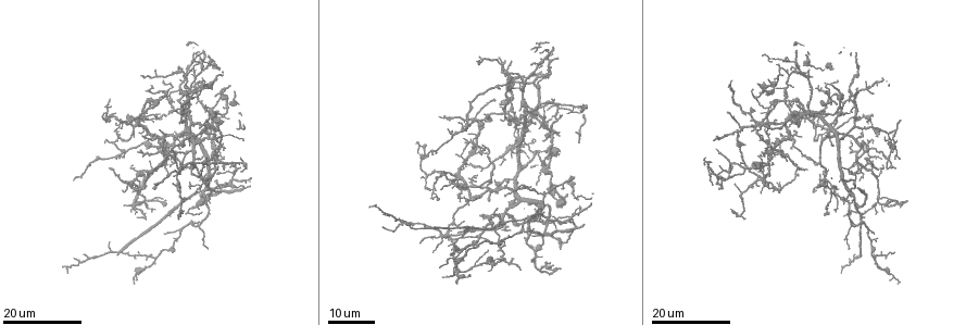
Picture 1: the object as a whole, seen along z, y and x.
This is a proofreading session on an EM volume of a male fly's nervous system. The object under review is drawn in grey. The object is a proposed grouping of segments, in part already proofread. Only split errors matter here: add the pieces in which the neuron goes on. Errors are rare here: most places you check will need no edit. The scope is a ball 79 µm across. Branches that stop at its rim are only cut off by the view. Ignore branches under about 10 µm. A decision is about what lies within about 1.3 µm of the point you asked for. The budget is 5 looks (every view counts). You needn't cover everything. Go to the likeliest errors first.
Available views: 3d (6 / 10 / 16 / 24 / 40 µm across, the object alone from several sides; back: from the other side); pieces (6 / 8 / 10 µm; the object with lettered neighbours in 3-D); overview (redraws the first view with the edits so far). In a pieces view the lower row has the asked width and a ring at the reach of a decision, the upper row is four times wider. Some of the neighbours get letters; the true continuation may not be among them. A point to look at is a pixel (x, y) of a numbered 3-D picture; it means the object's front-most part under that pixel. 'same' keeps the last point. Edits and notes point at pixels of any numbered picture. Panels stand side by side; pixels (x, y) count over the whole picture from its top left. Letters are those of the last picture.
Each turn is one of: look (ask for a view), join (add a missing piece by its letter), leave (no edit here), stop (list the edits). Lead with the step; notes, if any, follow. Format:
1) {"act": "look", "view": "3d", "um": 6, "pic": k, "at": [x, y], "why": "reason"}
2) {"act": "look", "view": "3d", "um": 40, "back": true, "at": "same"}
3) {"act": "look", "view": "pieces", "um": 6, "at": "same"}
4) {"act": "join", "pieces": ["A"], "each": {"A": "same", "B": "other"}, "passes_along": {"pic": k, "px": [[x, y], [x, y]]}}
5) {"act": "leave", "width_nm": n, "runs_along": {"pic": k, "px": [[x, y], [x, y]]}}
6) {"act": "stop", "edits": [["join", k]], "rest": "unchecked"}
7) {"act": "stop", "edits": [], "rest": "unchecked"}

{"act": "look", "view": "3d", "um": 16, "pic": 1, "at": [872, 115], "why": "end of a long branch"}

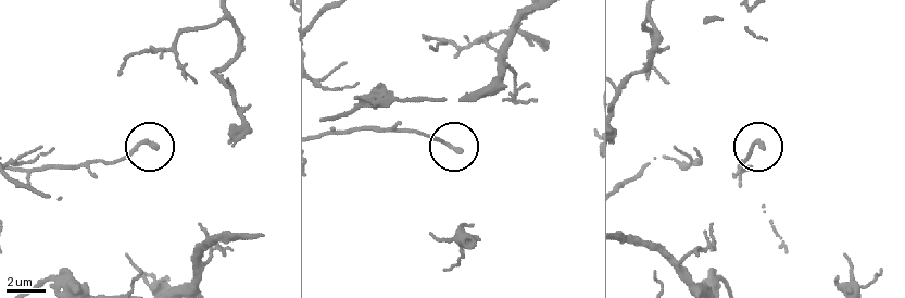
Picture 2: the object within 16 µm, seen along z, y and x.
{"act": "look", "view": "pieces", "um": 8, "pic": 2, "at": [157, 147]}

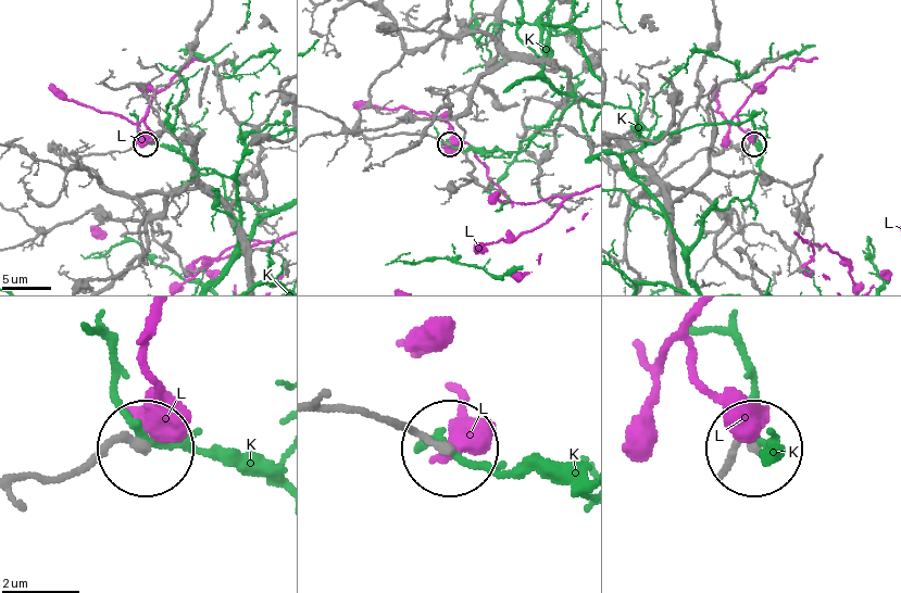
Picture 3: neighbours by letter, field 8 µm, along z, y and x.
{"act": "leave", "each": {"K": "other", "L": "other"}, "runs_along": {"pic": 3, "px": [[16, 482], [75, 476], [114, 446], [140, 453]]}, "found": "none of them fits"}

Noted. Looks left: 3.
{"act": "look", "view": "3d", "um": 24, "pic": 1, "at": [111, 168], "why": "free end"}

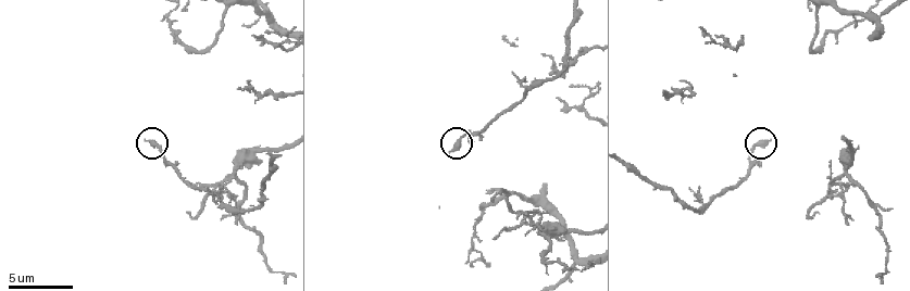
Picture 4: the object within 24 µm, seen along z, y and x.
{"act": "look", "view": "pieces", "um": 8, "pic": 4, "at": [452, 150], "why": "see the neighbours"}

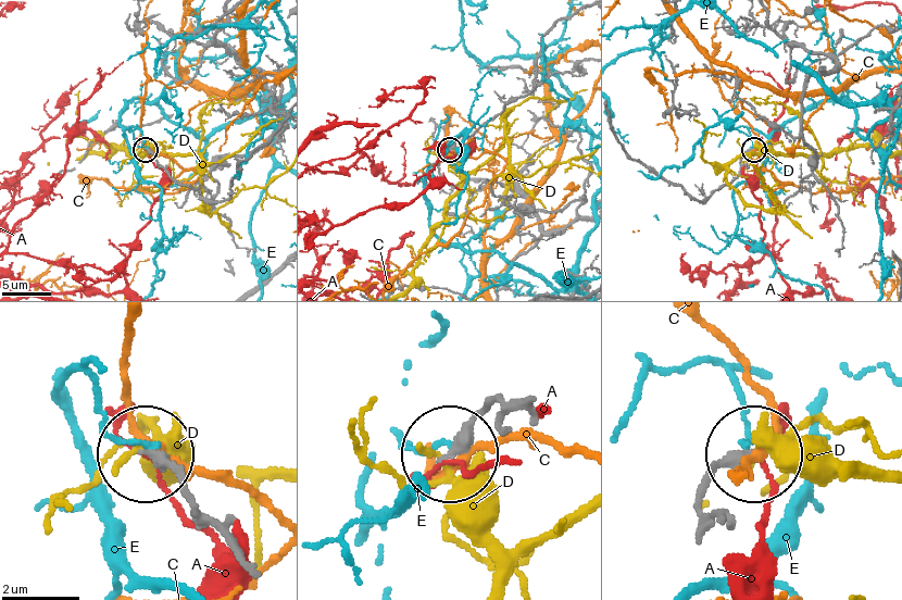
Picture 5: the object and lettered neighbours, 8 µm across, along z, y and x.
{"act": "leave", "width_nm": 230, "each": {"A": "other", "C": "other", "D": "other", "E": "other"}, "runs_along": {"pic": 5, "px": [[696, 527], [705, 488], [751, 452]]}, "found": "no lettered piece goes on from it"}

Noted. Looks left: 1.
{"act": "stop", "edits": [], "rest": "unchecked"}

